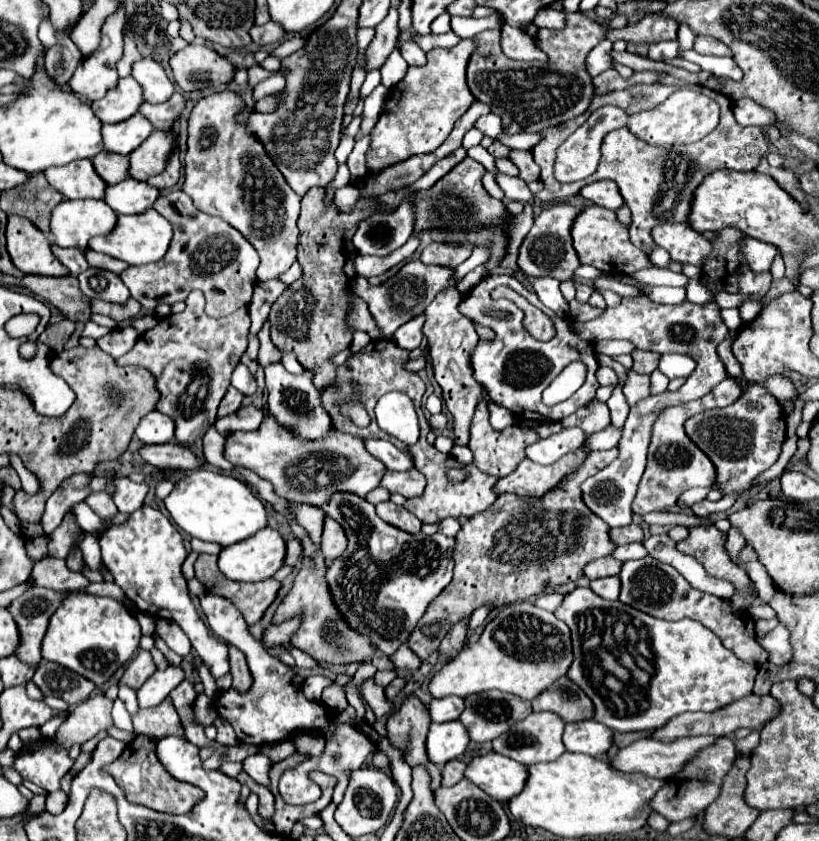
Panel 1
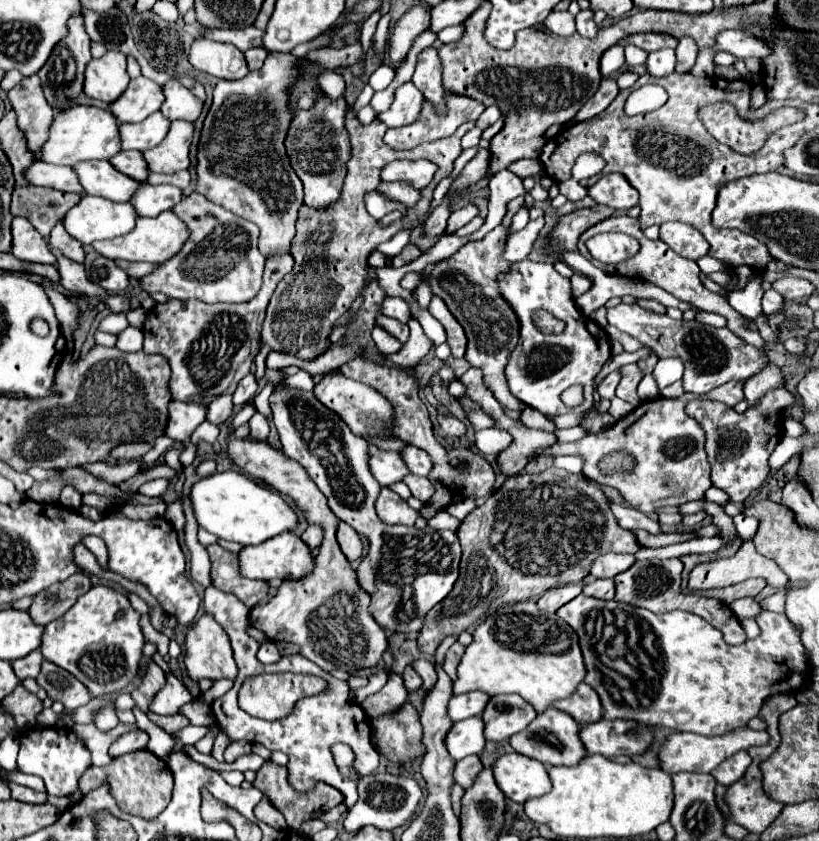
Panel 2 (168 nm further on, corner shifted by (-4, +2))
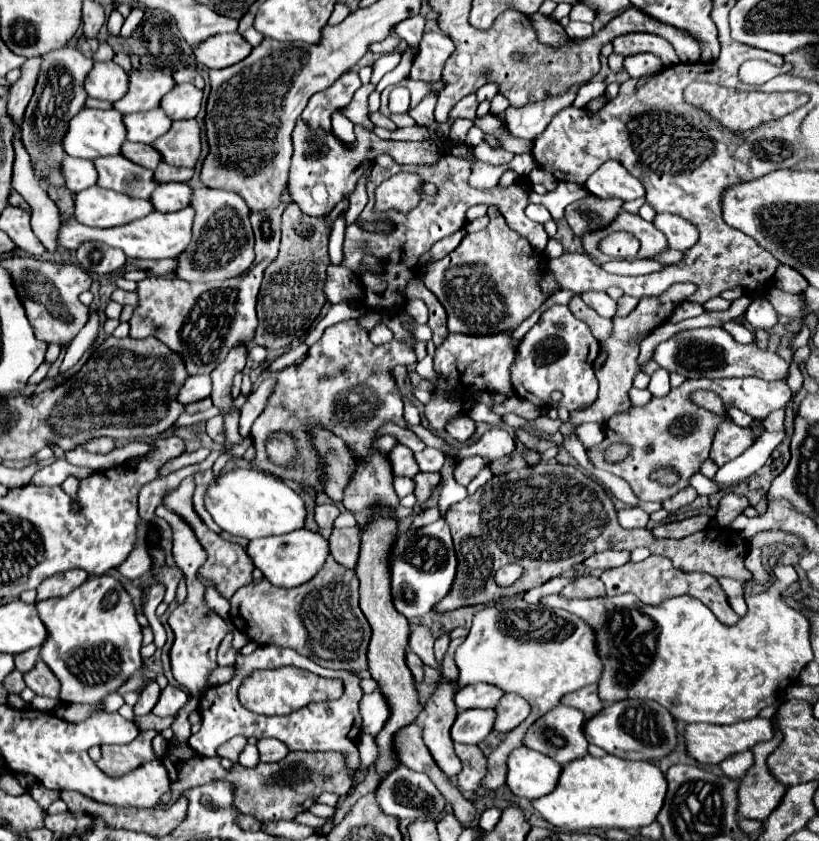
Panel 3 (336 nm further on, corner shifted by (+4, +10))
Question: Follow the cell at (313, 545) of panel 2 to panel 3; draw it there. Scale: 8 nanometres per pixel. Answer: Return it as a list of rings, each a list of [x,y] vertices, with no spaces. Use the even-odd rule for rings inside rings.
[[[327,502],[327,504],[319,504],[315,508],[315,520],[321,528],[333,528],[333,522],[335,518],[341,514],[341,508],[333,502]]]

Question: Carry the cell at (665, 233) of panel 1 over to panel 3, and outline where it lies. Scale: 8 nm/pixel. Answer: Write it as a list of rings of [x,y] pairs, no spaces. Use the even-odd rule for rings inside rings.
[[[657,214],[653,224],[657,230],[661,230],[667,236],[669,248],[675,248],[681,252],[689,250],[699,238],[697,228],[691,222],[683,220],[681,216],[675,216],[675,214]]]

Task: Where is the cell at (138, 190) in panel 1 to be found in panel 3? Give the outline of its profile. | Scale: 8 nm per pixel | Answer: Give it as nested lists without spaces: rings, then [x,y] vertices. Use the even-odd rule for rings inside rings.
[[[169,182],[155,188],[155,192],[151,194],[151,202],[159,212],[177,212],[191,204],[191,194],[193,190],[187,184]]]

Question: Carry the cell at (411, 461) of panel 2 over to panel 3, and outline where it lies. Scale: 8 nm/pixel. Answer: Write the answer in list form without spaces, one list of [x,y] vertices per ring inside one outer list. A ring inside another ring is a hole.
[[[427,448],[427,450],[423,450],[423,452],[417,452],[415,458],[417,458],[417,462],[419,462],[421,472],[441,472],[441,468],[443,468],[443,464],[445,464],[443,452],[437,450],[437,448]]]

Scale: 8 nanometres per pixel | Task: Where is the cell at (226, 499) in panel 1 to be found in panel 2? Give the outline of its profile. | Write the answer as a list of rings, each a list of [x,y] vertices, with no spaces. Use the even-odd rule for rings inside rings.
[[[235,470],[217,472],[213,476],[201,478],[197,484],[193,484],[189,500],[199,528],[205,528],[217,538],[239,542],[241,546],[261,544],[271,536],[293,530],[297,524],[293,508],[287,506],[277,492],[255,484],[249,476]]]

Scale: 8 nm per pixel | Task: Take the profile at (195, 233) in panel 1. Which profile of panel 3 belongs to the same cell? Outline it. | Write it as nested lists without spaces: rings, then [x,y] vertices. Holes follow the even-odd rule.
[[[199,188],[193,192],[191,206],[195,208],[193,240],[179,256],[177,278],[187,282],[213,282],[227,280],[247,272],[255,260],[253,230],[249,222],[249,208],[235,192]]]

